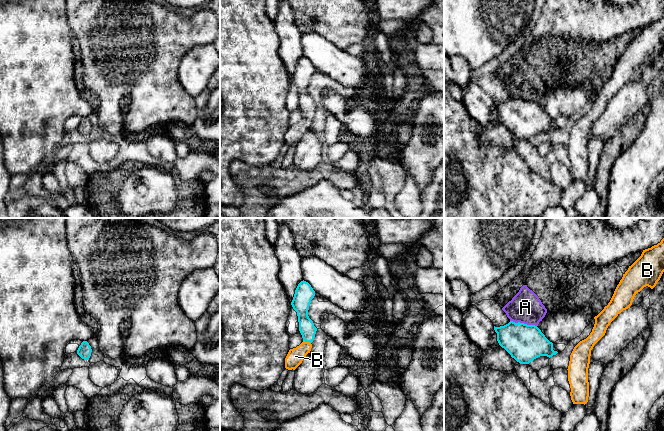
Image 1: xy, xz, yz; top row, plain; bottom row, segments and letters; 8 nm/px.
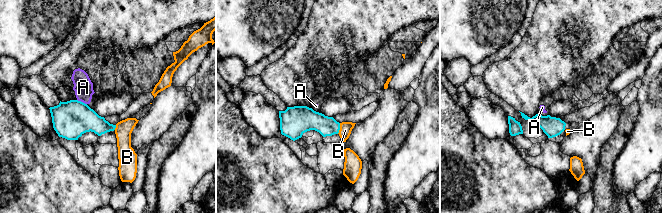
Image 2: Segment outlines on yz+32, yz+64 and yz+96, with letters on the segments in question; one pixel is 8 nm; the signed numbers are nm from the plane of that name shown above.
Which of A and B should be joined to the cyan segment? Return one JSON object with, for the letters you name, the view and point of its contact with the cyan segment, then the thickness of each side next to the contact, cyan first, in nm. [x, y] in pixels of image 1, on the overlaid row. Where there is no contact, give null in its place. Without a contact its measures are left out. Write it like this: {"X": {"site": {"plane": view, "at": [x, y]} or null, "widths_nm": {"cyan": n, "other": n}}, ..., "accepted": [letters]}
{"B": {"site": {"plane": "xz", "at": [307, 341]}, "widths_nm": {"cyan": 130, "other": 140}}, "accepted": ["B"]}

